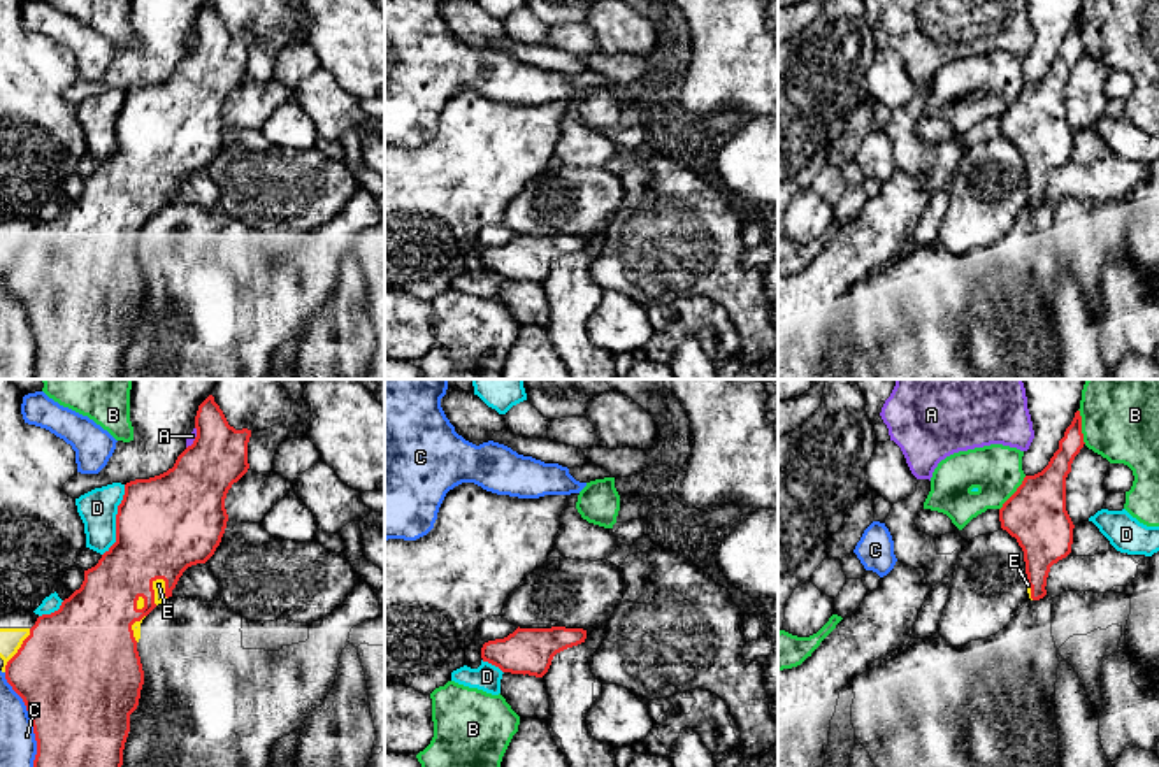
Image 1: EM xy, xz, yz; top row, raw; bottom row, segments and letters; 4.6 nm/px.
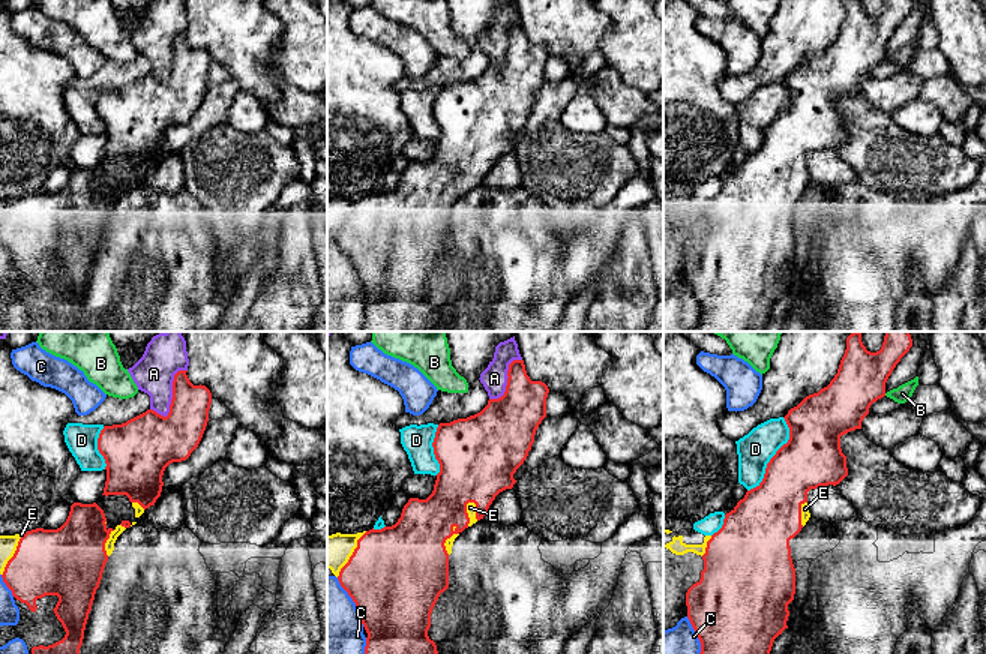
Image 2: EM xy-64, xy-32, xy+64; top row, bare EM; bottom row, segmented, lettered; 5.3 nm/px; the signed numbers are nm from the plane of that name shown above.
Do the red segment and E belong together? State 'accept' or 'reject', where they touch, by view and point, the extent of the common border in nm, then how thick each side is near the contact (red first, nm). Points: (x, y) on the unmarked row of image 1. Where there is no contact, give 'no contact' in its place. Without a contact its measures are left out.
accept; contact xy (153, 197); length 130 nm; calibres 400 and 60 nm

